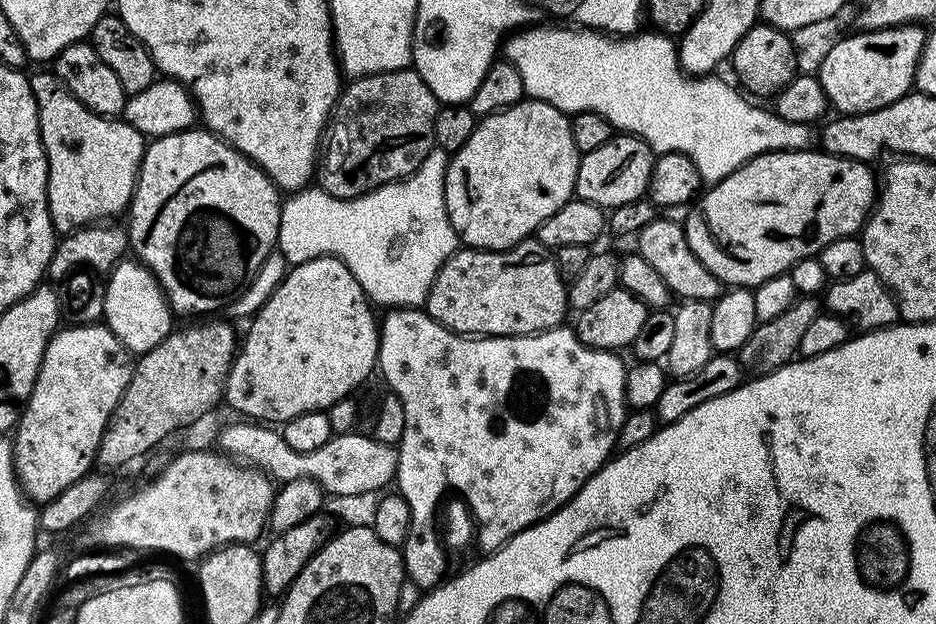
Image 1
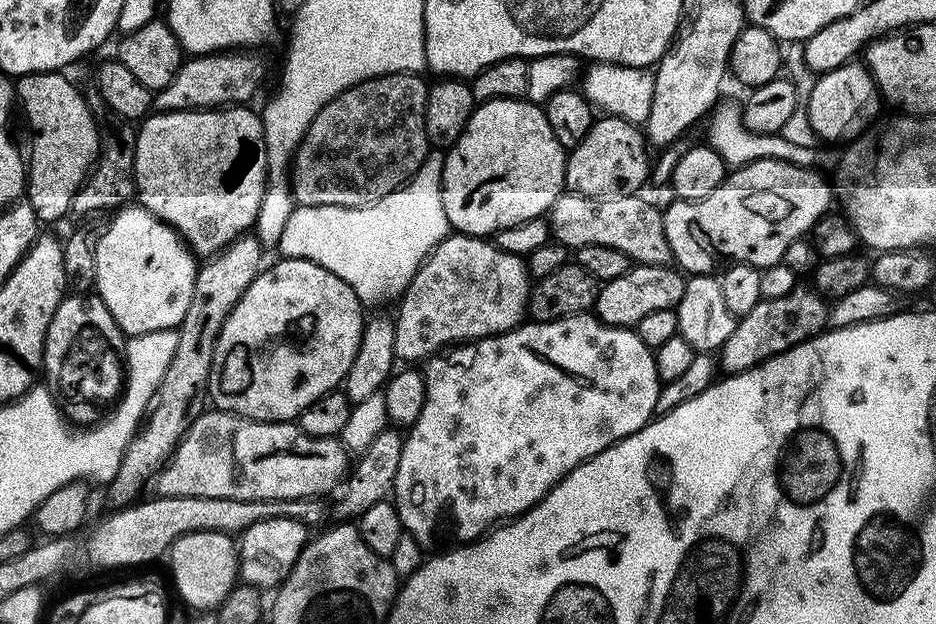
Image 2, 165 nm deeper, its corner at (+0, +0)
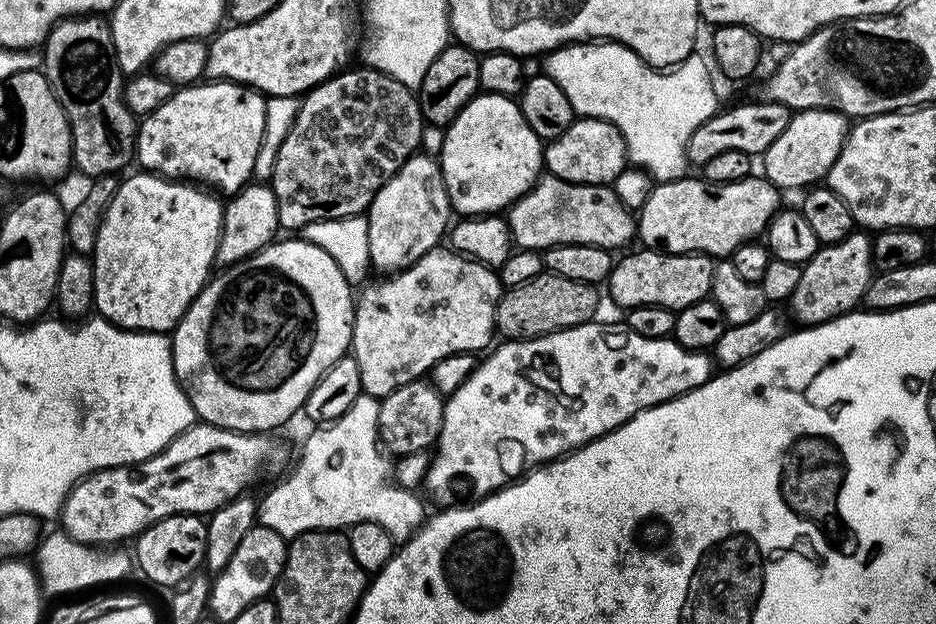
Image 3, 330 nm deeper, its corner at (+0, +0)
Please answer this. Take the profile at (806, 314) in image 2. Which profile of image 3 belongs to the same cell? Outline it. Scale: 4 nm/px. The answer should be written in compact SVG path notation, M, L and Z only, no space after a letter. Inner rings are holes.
M854 230L842 242L823 245L802 267L802 282L790 301L791 319L797 325L811 326L846 315L863 301L873 275L872 236L867 231Z

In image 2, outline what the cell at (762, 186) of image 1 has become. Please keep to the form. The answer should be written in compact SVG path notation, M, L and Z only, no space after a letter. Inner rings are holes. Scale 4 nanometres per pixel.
M755 160L753 164L729 171L718 190L714 190L714 194L706 194L706 198L698 202L673 199L672 205L663 209L666 242L670 244L673 261L688 274L712 274L723 269L726 262L729 265L749 264L761 270L781 263L786 246L807 237L813 226L829 215L831 208L828 207L834 204L833 189L829 181L827 184L820 176L823 175L819 171L790 162Z

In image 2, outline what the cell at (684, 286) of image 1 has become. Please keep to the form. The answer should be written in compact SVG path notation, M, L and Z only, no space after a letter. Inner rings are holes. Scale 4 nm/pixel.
M565 191L552 203L546 219L555 243L563 244L569 250L575 250L582 246L614 246L614 250L622 250L622 254L626 254L629 261L636 264L668 266L673 263L670 244L666 242L663 211L659 207L656 209L654 205L647 204L640 194L597 198L595 196L579 196L576 192Z

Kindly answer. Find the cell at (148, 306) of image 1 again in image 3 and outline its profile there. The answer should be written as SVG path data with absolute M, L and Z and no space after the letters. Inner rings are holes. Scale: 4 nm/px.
M147 170L137 173L129 180L120 180L120 189L104 211L96 249L90 253L94 274L94 308L117 328L168 334L175 329L176 323L192 305L193 298L210 279L216 264L224 204L219 195L195 183L173 180Z

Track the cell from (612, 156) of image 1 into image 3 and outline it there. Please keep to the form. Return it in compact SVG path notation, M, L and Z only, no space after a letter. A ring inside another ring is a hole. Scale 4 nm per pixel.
M577 118L558 138L547 141L544 148L544 168L566 182L575 184L611 185L629 163L622 134L605 120Z

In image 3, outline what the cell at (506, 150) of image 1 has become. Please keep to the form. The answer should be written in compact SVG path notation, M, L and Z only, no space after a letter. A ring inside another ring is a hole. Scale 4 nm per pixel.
M493 92L478 94L447 125L444 145L438 151L440 169L446 182L448 201L453 209L464 216L500 214L512 207L519 196L527 194L542 175L544 148L542 141L530 130L526 118L522 118L519 103L511 96L499 96Z

